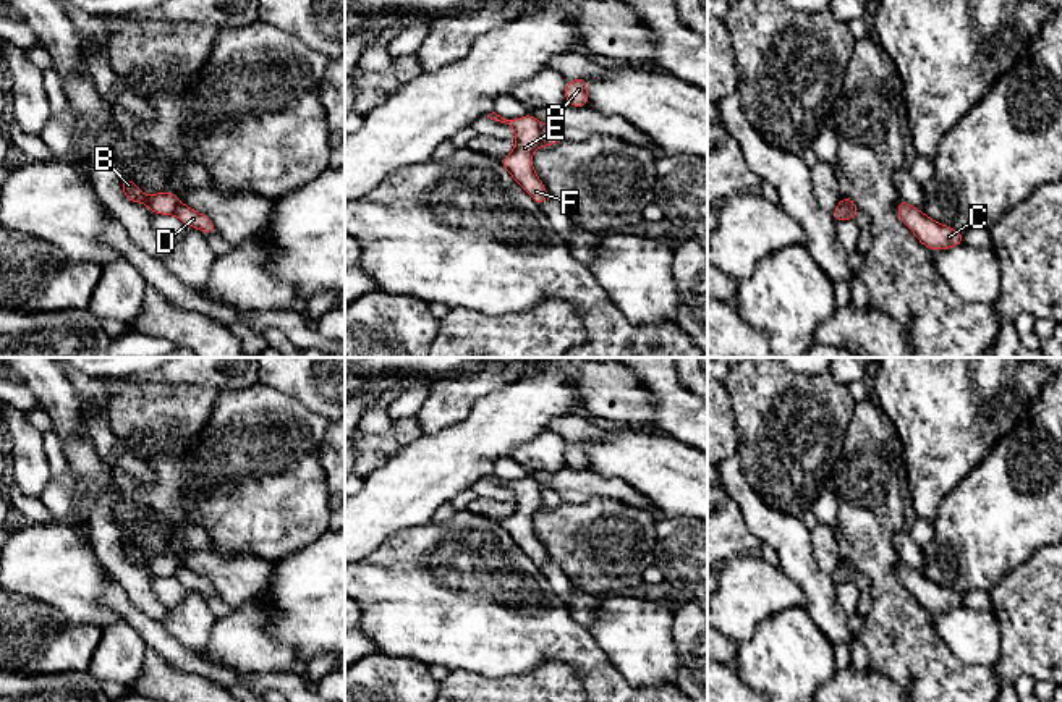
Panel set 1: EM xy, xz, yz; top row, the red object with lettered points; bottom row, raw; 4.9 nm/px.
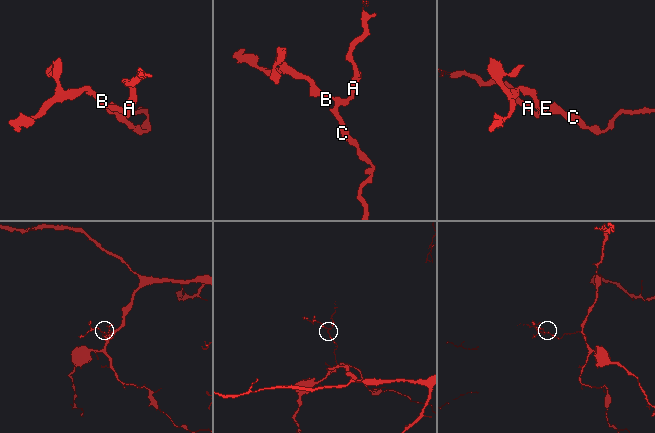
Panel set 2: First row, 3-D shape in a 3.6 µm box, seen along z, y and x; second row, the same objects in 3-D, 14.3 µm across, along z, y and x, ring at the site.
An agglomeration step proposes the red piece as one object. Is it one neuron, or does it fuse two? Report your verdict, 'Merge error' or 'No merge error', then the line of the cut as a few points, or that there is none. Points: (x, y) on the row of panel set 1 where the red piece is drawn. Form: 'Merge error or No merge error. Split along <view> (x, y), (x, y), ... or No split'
Merge error. Split along xz (539, 123), (543, 144)

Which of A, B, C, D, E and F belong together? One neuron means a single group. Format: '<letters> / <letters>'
A D / B C E F

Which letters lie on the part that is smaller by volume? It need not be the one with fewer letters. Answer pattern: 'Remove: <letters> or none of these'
Remove: A, D

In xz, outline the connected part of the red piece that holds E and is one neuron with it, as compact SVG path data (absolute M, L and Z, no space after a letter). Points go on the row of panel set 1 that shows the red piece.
M492 112L489 118L507 123L515 129L515 150L500 159L500 163L537 205L544 204L549 199L549 192L531 163L531 154L542 146L541 123L531 113L518 120L505 120Z

